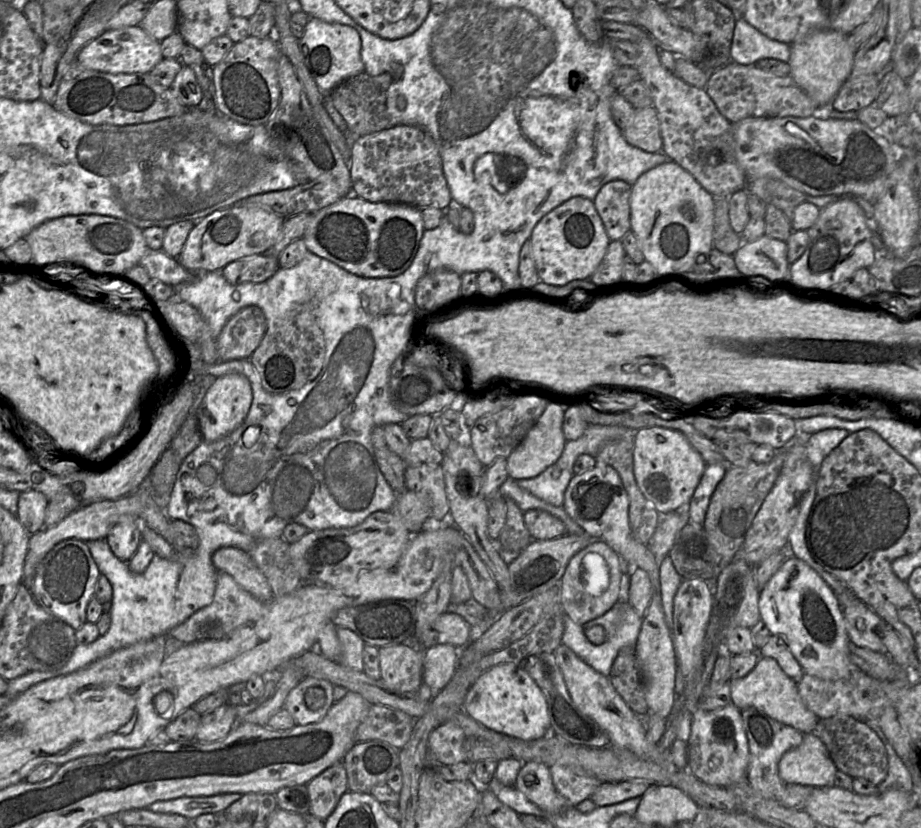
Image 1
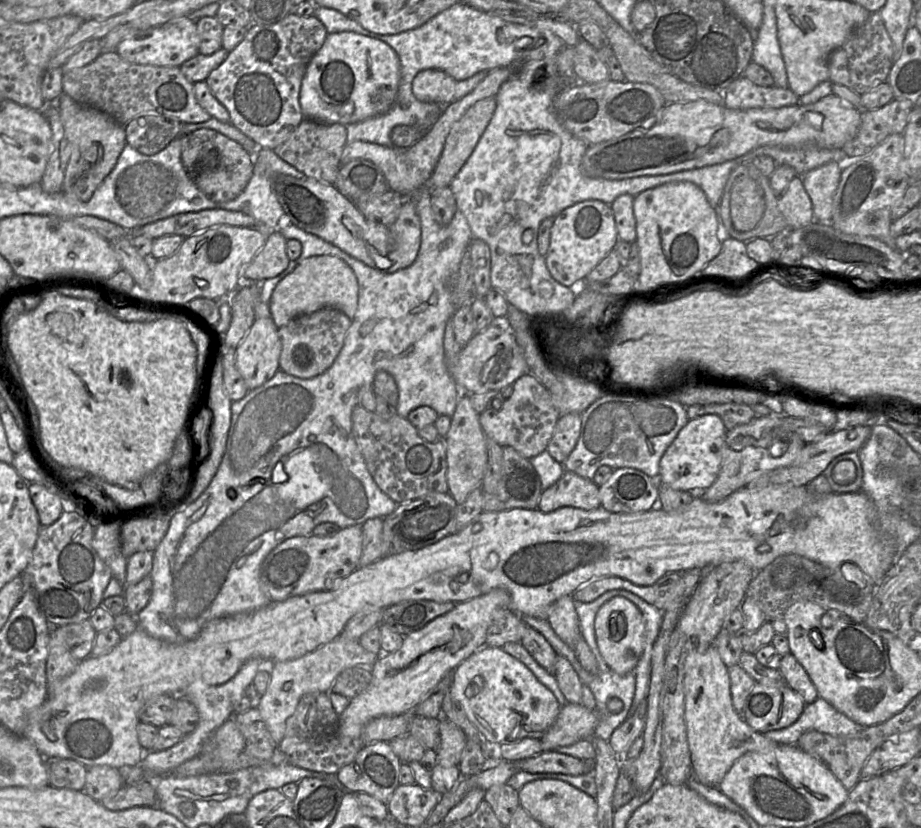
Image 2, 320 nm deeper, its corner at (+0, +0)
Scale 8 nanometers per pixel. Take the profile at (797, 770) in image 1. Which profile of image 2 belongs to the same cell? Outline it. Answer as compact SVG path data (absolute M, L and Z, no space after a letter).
M715 645L704 652L688 655L684 668L685 725L687 742L692 763L693 777L708 787L718 787L735 761L747 752L768 753L779 746L778 743L754 731L739 715L732 705L730 678L727 667L720 657Z

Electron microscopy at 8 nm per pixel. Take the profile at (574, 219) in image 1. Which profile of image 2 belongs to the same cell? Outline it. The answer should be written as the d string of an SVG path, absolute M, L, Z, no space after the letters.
M590 199L578 202L557 214L550 233L545 263L551 276L566 287L584 284L586 276L619 241L613 211L609 204Z

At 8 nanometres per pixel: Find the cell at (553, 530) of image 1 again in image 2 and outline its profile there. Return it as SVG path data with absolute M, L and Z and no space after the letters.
M565 471L556 483L542 492L537 509L549 513L565 506L583 510L599 507L599 486L593 480Z

